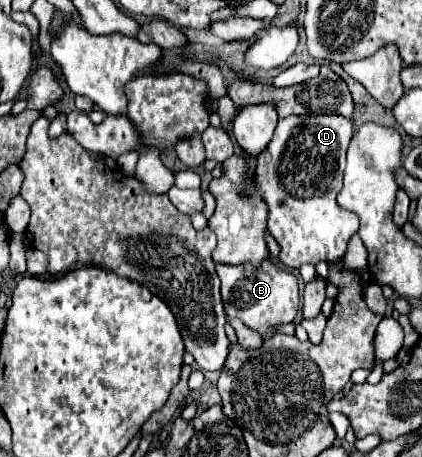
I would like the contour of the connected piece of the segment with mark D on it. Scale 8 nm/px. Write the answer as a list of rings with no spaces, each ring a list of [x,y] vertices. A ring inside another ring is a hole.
[[[290,115],[290,117],[278,121],[272,141],[270,141],[268,147],[258,155],[258,163],[256,163],[256,169],[254,169],[252,179],[254,179],[254,185],[256,185],[258,197],[268,205],[268,231],[270,231],[270,235],[278,241],[278,245],[280,245],[280,261],[282,261],[290,271],[296,271],[302,263],[312,263],[312,265],[316,265],[318,261],[326,261],[326,263],[328,263],[328,261],[338,261],[338,259],[342,259],[344,253],[346,253],[346,247],[348,247],[348,239],[358,231],[358,217],[356,217],[356,213],[346,211],[346,209],[342,209],[342,207],[336,203],[336,195],[338,195],[338,191],[342,189],[342,173],[344,173],[344,165],[346,165],[346,149],[348,149],[348,143],[350,143],[350,139],[352,139],[352,133],[354,133],[352,121],[346,119],[346,117],[340,117],[340,115]]]

